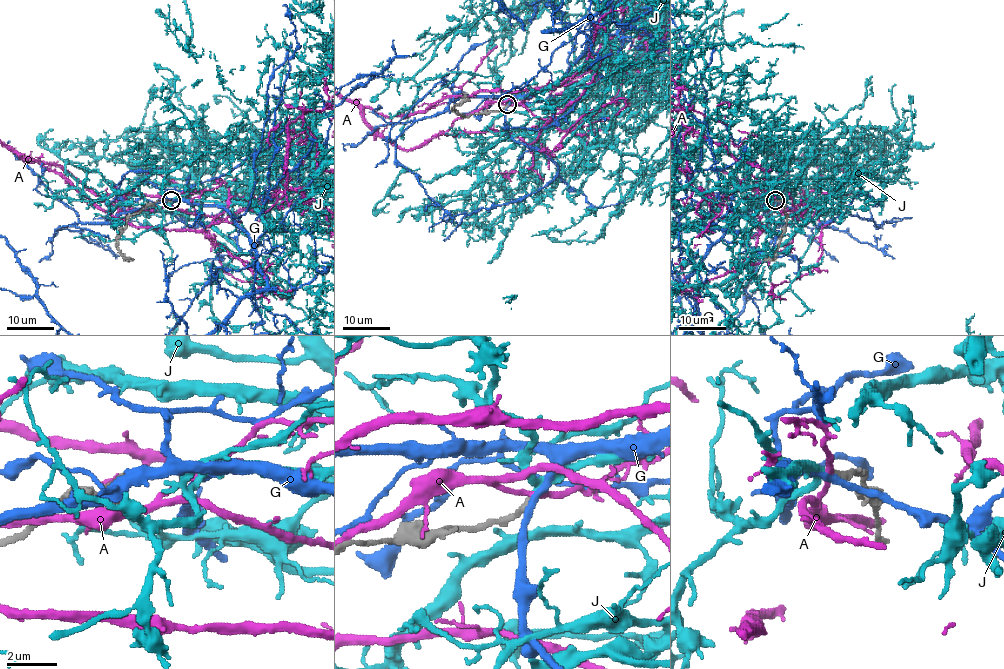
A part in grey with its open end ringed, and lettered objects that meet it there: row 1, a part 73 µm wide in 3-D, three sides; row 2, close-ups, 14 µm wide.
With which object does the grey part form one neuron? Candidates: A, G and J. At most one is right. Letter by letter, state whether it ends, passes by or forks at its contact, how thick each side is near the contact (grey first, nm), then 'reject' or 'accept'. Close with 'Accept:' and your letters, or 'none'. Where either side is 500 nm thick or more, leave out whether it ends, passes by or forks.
A: it passes by; 240 nm thick on the grey side, 220 nm on the other; reject
G: it passes by; 260 nm thick on the grey side, 280 nm on the other; reject
J: it passes by; 220 nm thick on the grey side, 240 nm on the other; accept
Accept: J

